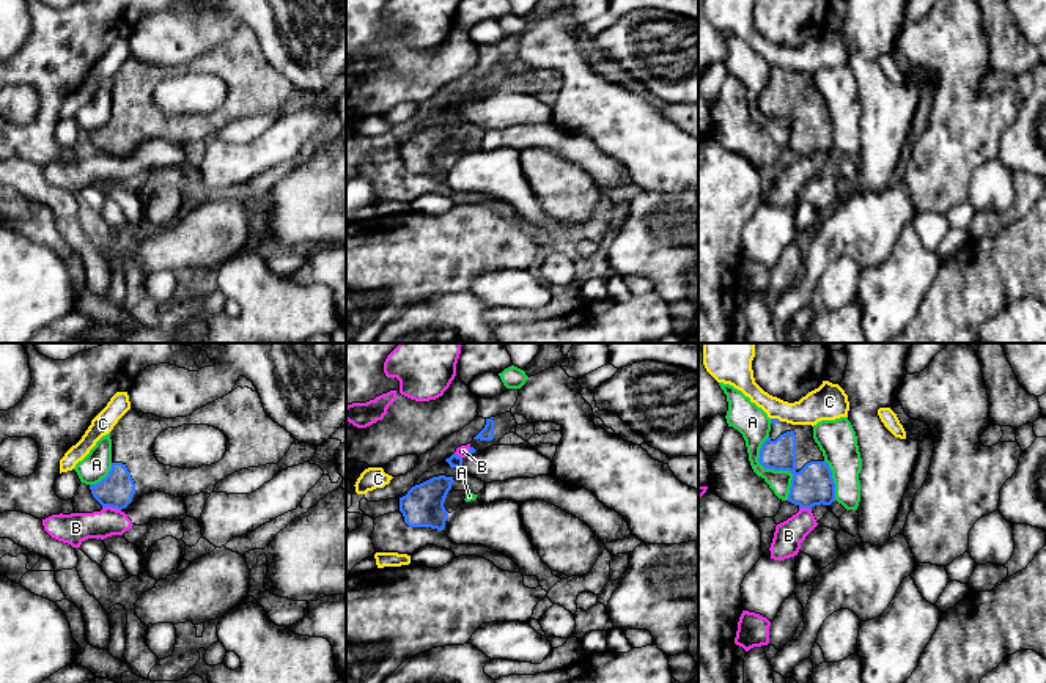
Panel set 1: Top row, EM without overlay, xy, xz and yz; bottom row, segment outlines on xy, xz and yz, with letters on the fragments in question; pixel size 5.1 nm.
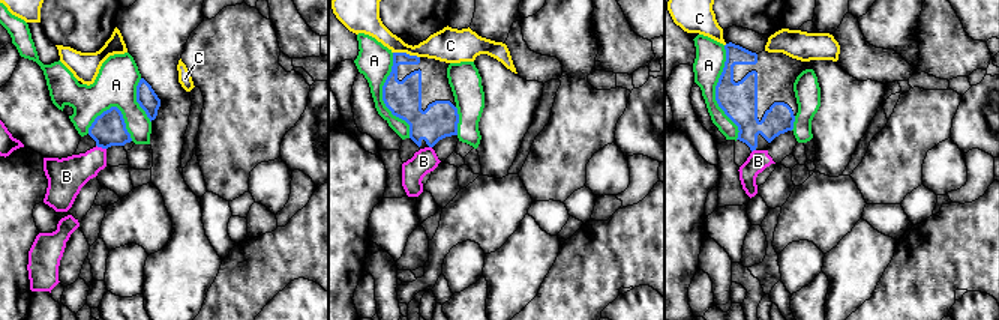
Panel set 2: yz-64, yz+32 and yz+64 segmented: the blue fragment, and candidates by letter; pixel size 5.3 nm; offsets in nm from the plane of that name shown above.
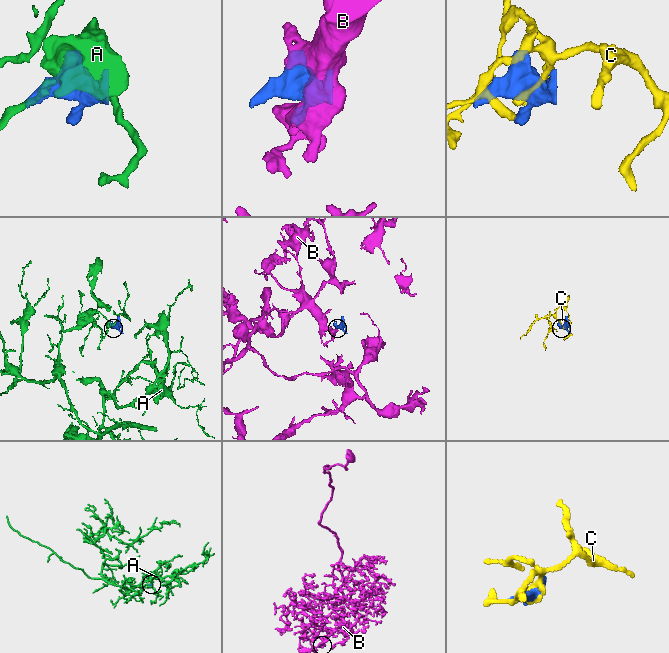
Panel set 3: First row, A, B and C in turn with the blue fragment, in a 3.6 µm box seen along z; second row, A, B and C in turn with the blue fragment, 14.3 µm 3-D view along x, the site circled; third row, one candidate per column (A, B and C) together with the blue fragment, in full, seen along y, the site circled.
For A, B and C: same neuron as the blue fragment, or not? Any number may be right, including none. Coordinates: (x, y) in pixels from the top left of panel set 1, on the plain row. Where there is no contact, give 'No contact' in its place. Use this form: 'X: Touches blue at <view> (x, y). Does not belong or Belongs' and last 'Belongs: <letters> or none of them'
A: Touches blue at yz (776, 117). Does not belong
B: Touches blue at xy (112, 155). Does not belong
C: Touches blue at yz (776, 66). Does not belong
Belongs: none of them

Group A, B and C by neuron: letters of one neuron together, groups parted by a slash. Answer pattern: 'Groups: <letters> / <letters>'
Groups: A / B / C

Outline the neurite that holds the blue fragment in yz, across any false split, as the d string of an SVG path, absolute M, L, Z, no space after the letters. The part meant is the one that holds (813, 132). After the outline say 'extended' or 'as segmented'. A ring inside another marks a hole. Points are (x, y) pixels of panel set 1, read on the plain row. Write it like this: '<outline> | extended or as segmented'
M771 69L758 109L764 116L793 121L788 150L808 157L835 150L832 118L813 87L813 74Z | extended

